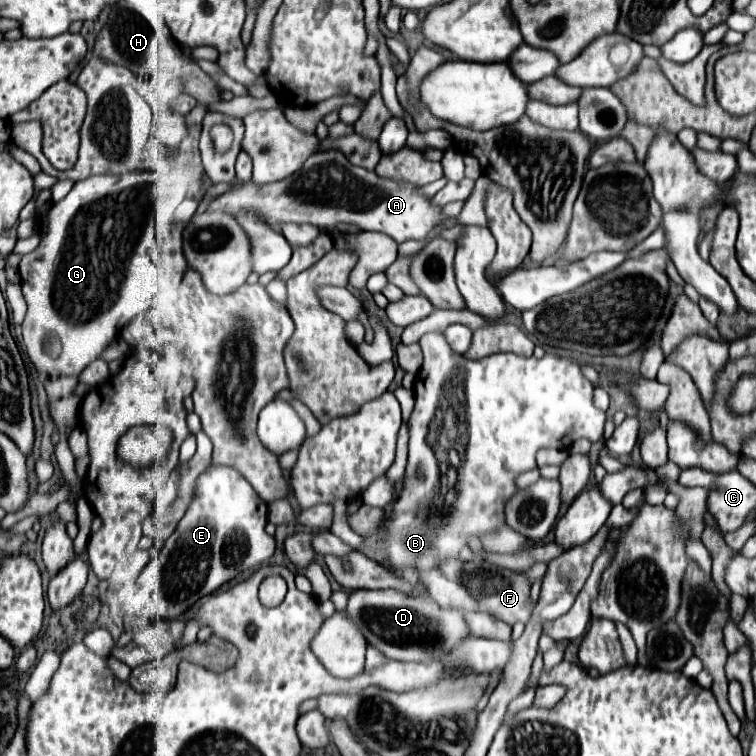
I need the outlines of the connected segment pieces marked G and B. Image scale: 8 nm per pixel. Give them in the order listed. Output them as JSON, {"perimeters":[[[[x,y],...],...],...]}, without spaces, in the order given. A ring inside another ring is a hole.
{"perimeters":[[[[126,173],[126,175],[94,175],[82,181],[76,181],[72,191],[58,203],[52,203],[50,209],[40,217],[40,231],[42,231],[42,239],[40,245],[32,251],[22,255],[22,261],[18,265],[20,277],[22,277],[22,293],[24,299],[28,303],[28,313],[26,319],[22,323],[22,337],[24,337],[24,345],[26,345],[26,353],[32,361],[32,365],[36,367],[36,371],[44,377],[60,377],[60,375],[80,375],[92,361],[96,361],[102,351],[112,343],[112,339],[122,331],[124,325],[128,325],[136,315],[148,311],[148,307],[152,305],[152,289],[158,283],[158,271],[156,265],[150,259],[150,251],[154,247],[154,229],[150,229],[152,217],[154,217],[154,209],[152,209],[152,187],[154,187],[156,179],[154,173]]],[[[426,333],[420,339],[420,345],[424,351],[424,365],[414,383],[416,407],[408,419],[410,441],[404,485],[380,529],[386,561],[392,571],[434,569],[444,559],[458,557],[458,551],[466,545],[468,537],[482,537],[484,533],[498,529],[498,525],[504,525],[504,505],[518,491],[516,477],[536,467],[536,451],[542,447],[570,449],[580,437],[588,437],[594,443],[602,437],[606,421],[604,411],[596,409],[592,403],[594,385],[580,373],[580,365],[570,359],[554,355],[526,359],[514,353],[498,353],[482,361],[468,361],[450,349],[442,333]],[[438,465],[460,465],[458,497],[438,523],[426,523],[434,521],[430,517],[436,517],[430,513],[434,507],[436,485],[440,483]]]]}

